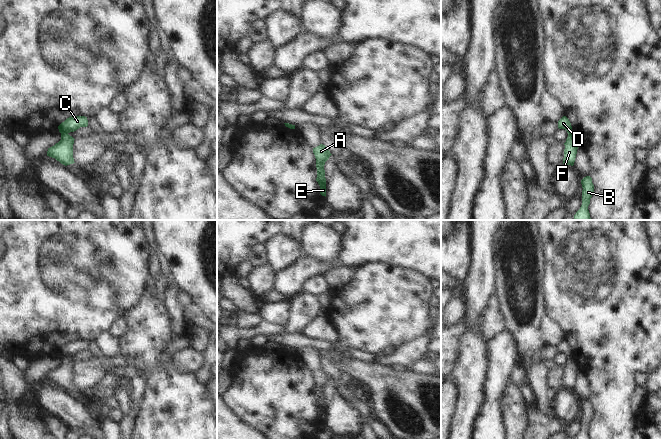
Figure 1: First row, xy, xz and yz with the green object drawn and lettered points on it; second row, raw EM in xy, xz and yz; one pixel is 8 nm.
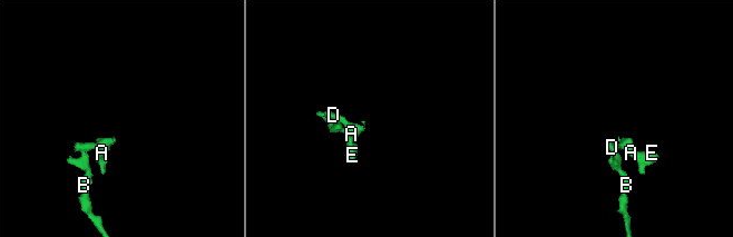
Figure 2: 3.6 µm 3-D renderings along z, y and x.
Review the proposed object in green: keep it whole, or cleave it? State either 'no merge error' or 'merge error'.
merge error

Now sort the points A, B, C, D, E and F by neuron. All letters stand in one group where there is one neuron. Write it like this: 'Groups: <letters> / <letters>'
Groups: A C D E / B F

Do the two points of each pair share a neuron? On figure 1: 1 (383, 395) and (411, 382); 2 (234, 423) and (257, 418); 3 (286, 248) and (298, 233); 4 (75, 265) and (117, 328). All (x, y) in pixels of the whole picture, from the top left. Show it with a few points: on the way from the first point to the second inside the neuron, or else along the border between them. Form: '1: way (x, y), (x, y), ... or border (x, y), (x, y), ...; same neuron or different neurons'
1: way (390, 393), (400, 393), (404, 389); same neuron
2: border (227, 405), (248, 424), (256, 428); different neurons
3: border (283, 232), (301, 242); different neurons
4: border (124, 316), (120, 315), (107, 331); different neurons

